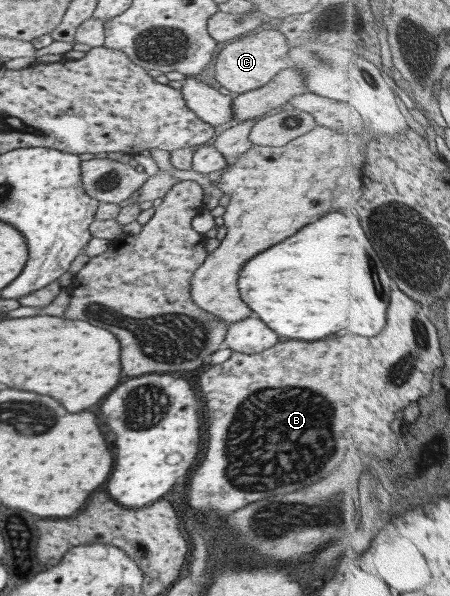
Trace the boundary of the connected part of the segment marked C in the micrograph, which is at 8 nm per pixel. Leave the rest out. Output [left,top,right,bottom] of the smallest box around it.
[214,30,289,95]

